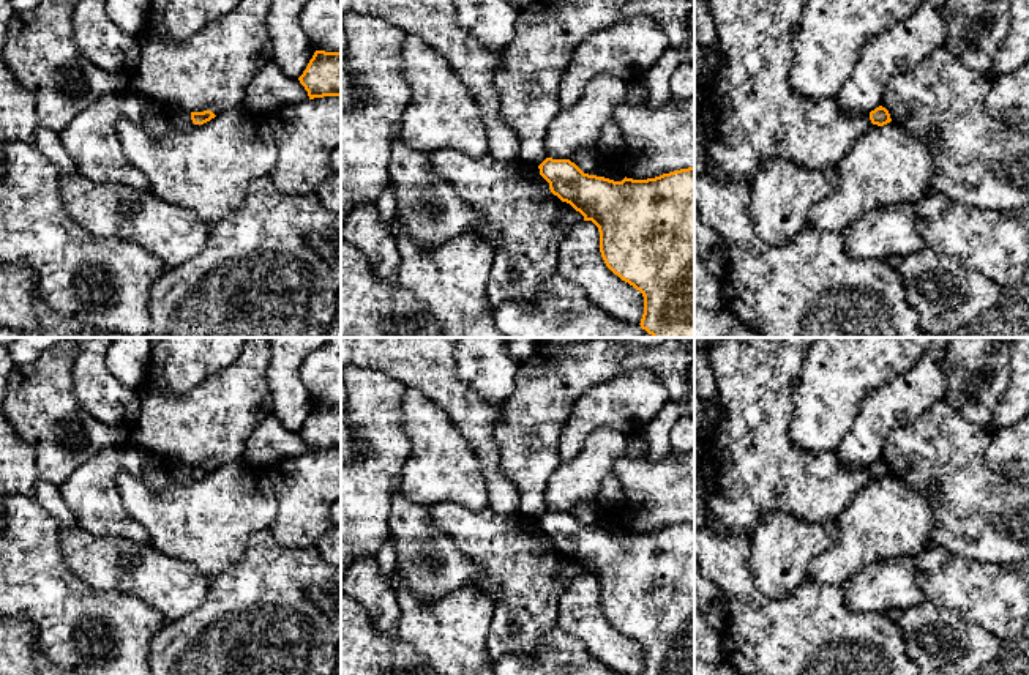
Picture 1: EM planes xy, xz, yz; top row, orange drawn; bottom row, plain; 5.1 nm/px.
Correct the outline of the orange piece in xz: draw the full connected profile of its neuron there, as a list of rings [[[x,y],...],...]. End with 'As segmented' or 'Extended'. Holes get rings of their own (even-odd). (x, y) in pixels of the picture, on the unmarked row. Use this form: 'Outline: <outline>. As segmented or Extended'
Outline: [[[546,511],[538,522],[554,549],[598,580],[606,620],[644,650],[641,675],[694,675],[694,520],[622,535],[584,527],[570,513]]]. As segmented

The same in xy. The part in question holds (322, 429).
Outline: [[[316,404],[298,434],[309,453],[341,449],[341,404]]]. As segmented

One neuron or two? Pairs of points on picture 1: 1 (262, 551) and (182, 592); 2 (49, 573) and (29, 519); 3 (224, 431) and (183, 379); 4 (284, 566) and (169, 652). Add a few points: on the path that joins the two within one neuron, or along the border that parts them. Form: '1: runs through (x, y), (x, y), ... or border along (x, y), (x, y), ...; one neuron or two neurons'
1: border along (210, 581), (205, 600), (190, 612); two neurons
2: runs through (37, 560), (29, 552), (29, 532); one neuron
3: border along (224, 368), (183, 395), (163, 395), (155, 388); two neurons
4: runs through (254, 596), (199, 652); one neuron

